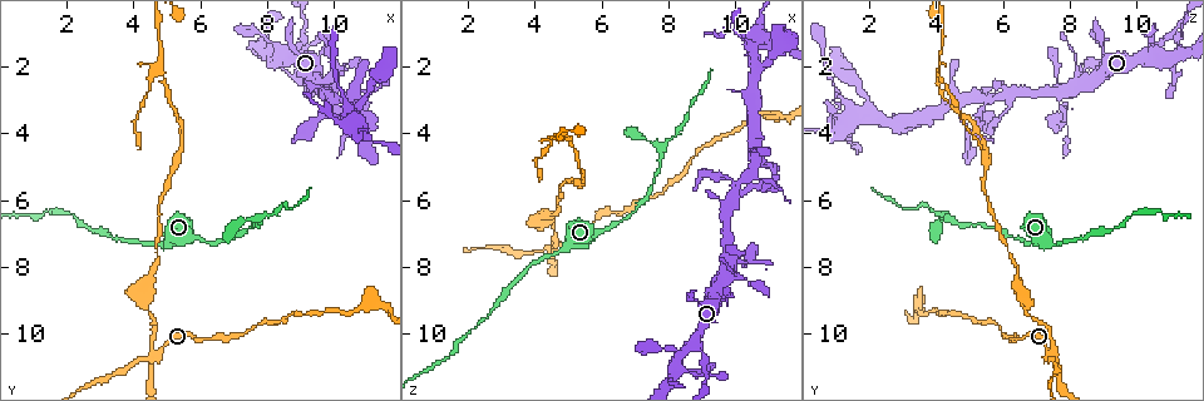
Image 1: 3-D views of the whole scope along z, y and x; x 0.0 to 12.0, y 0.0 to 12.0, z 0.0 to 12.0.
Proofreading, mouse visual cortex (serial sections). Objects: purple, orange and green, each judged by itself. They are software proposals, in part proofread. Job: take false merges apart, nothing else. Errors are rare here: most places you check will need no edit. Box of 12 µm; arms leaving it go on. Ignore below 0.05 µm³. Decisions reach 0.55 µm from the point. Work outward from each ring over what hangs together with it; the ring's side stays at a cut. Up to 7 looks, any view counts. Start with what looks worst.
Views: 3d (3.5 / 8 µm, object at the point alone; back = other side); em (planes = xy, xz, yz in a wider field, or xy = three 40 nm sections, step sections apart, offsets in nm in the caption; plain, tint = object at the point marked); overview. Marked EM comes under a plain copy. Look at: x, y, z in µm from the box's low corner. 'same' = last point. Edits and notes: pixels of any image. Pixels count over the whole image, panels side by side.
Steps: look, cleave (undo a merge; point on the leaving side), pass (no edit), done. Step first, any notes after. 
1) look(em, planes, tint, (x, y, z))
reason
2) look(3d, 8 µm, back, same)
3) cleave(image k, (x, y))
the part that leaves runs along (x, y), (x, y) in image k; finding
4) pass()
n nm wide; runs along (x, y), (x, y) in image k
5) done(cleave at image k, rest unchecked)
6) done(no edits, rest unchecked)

look(3d, 8 µm, (4.6, 10.6, 7.5))
four-way junction

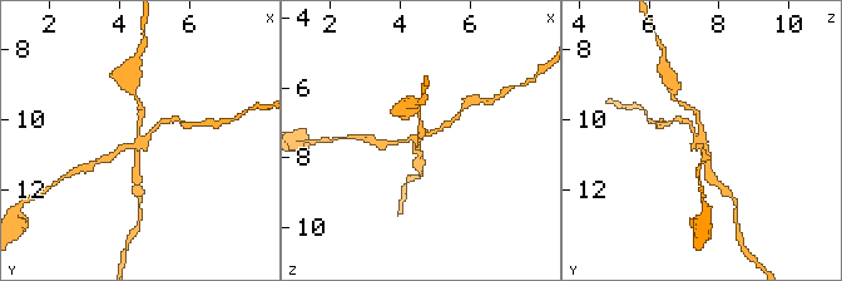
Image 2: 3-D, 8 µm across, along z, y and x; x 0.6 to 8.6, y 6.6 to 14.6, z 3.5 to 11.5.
look(em, xy, step 3, tint, (4.5, 10.6, 7.5))
4 arms; arms of 150, 150, 150, 200 nm; shape alone is not enough

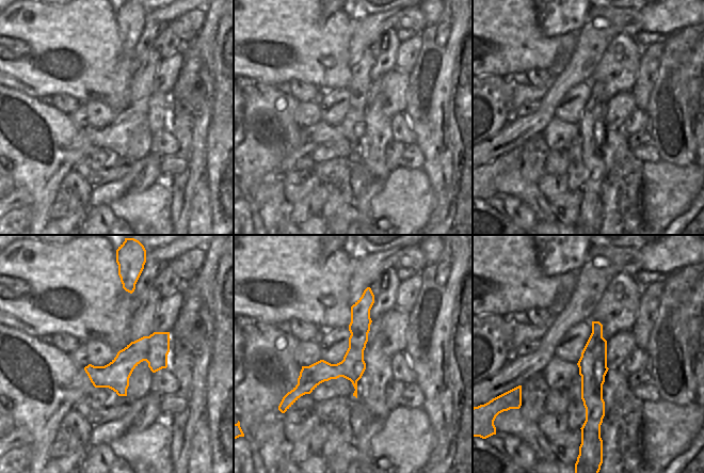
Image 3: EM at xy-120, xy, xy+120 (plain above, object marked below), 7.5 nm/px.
cleave(image 2, (135, 171))
190 nm wide; the part that leaves runs along (138, 134), (143, 113), (138, 99) in image 2; a second cell is stuck on

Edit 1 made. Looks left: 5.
look(overview)

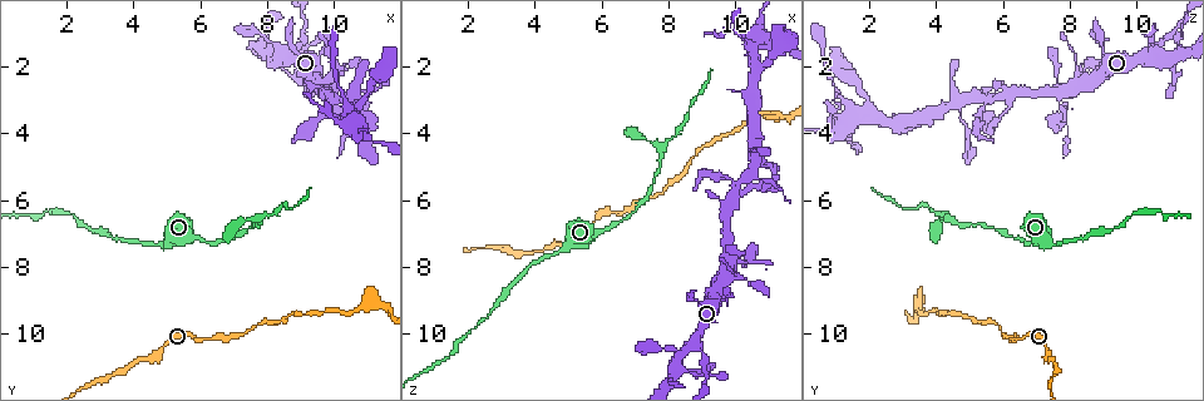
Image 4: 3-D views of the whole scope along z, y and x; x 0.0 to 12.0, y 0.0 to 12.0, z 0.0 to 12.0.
look(3d, 3.5 µm, (10.3, 3.6, 7.8))

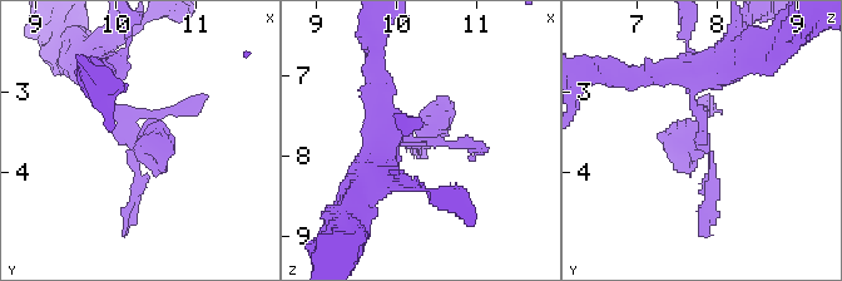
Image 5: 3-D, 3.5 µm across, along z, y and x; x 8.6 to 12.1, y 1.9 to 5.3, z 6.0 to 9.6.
look(em, planes, tint, (10.30, 3.60, 7.80))

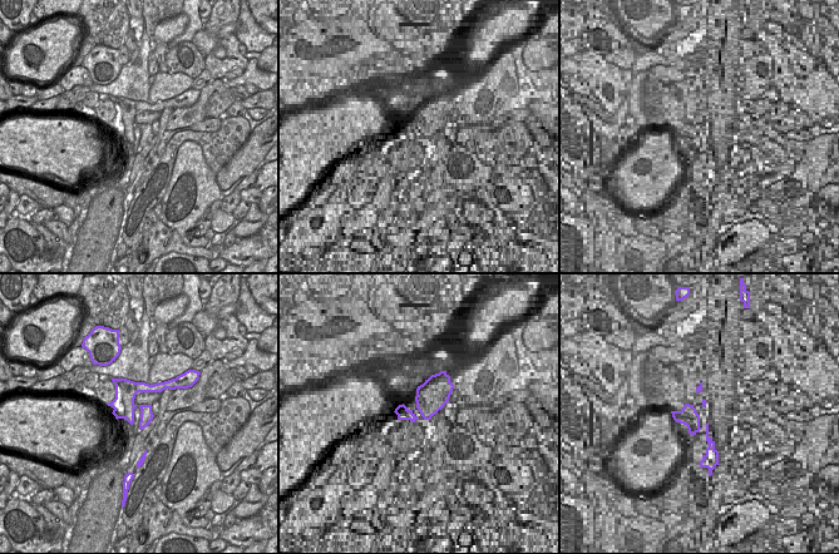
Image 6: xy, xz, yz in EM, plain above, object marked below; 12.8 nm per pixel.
pass()
300 nm wide; runs along (102, 73), (128, 138), (167, 134) in image 5; all the same cell

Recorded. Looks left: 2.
done(cleave at image 2, rest unchecked)

